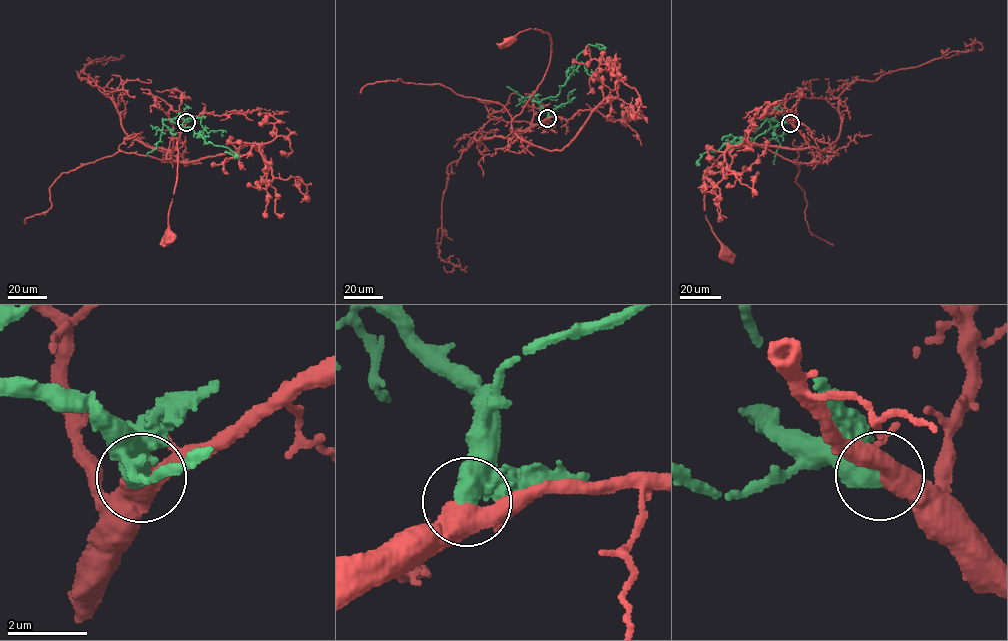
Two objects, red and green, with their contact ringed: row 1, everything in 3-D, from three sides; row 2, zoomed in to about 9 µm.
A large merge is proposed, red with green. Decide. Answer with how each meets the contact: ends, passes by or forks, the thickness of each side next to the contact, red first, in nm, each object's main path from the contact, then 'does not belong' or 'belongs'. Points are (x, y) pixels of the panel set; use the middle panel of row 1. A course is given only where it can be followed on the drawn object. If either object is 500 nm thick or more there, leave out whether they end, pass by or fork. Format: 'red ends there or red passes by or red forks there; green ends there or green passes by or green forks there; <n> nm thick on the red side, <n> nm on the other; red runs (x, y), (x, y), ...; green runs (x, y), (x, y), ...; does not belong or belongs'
440 nm thick on the red side, 650 nm on the other; red runs (548, 118), (522, 131), (512, 128), (512, 121), (547, 68), (549, 36), (529, 28), (510, 40); green runs (548, 118), (540, 101), (558, 94), (574, 71), (577, 56), (588, 45), (605, 47), (596, 46); belongs

